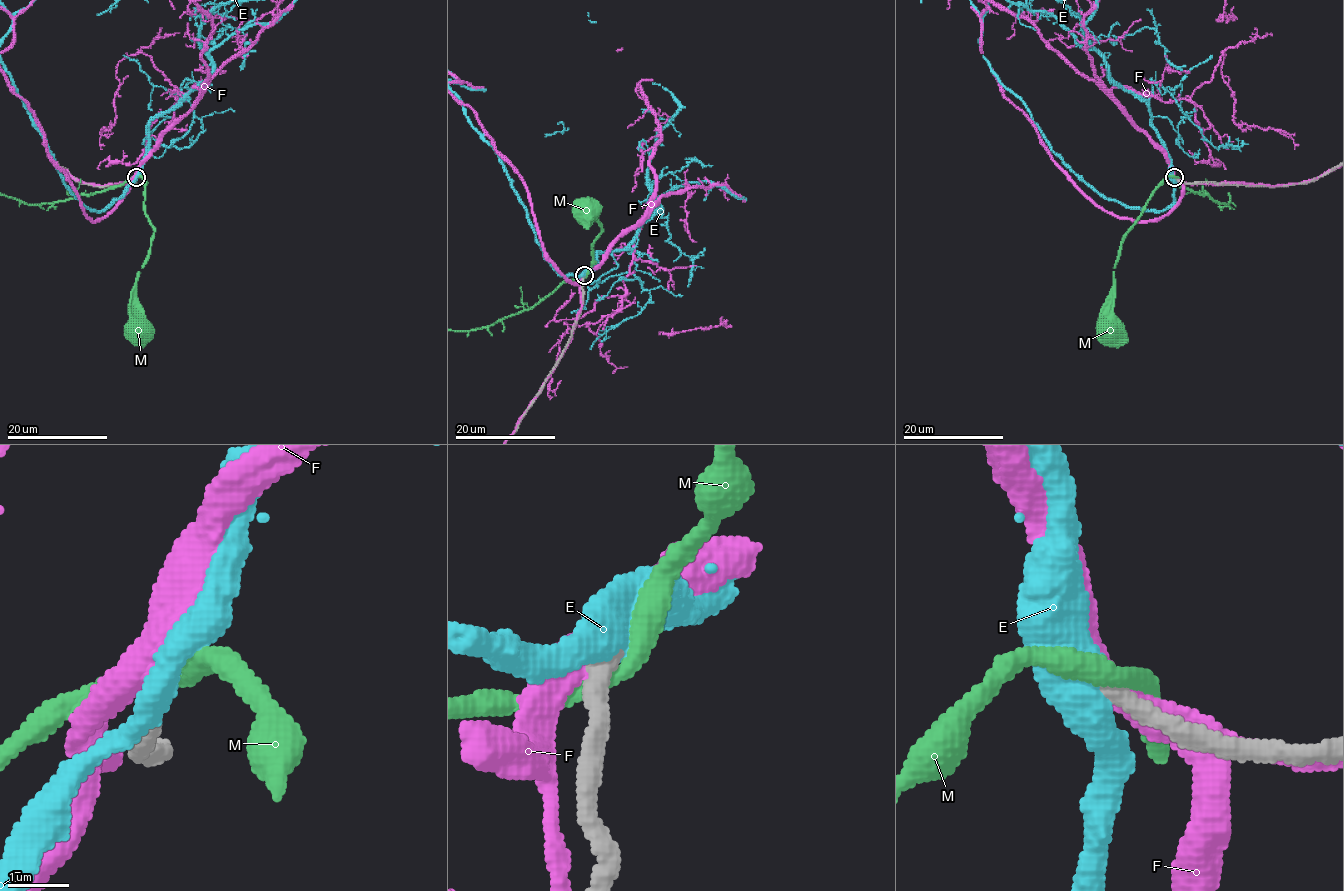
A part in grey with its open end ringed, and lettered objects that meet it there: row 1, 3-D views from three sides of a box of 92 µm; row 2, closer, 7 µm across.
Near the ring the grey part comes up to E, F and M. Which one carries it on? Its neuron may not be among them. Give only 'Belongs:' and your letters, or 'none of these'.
Belongs: E

